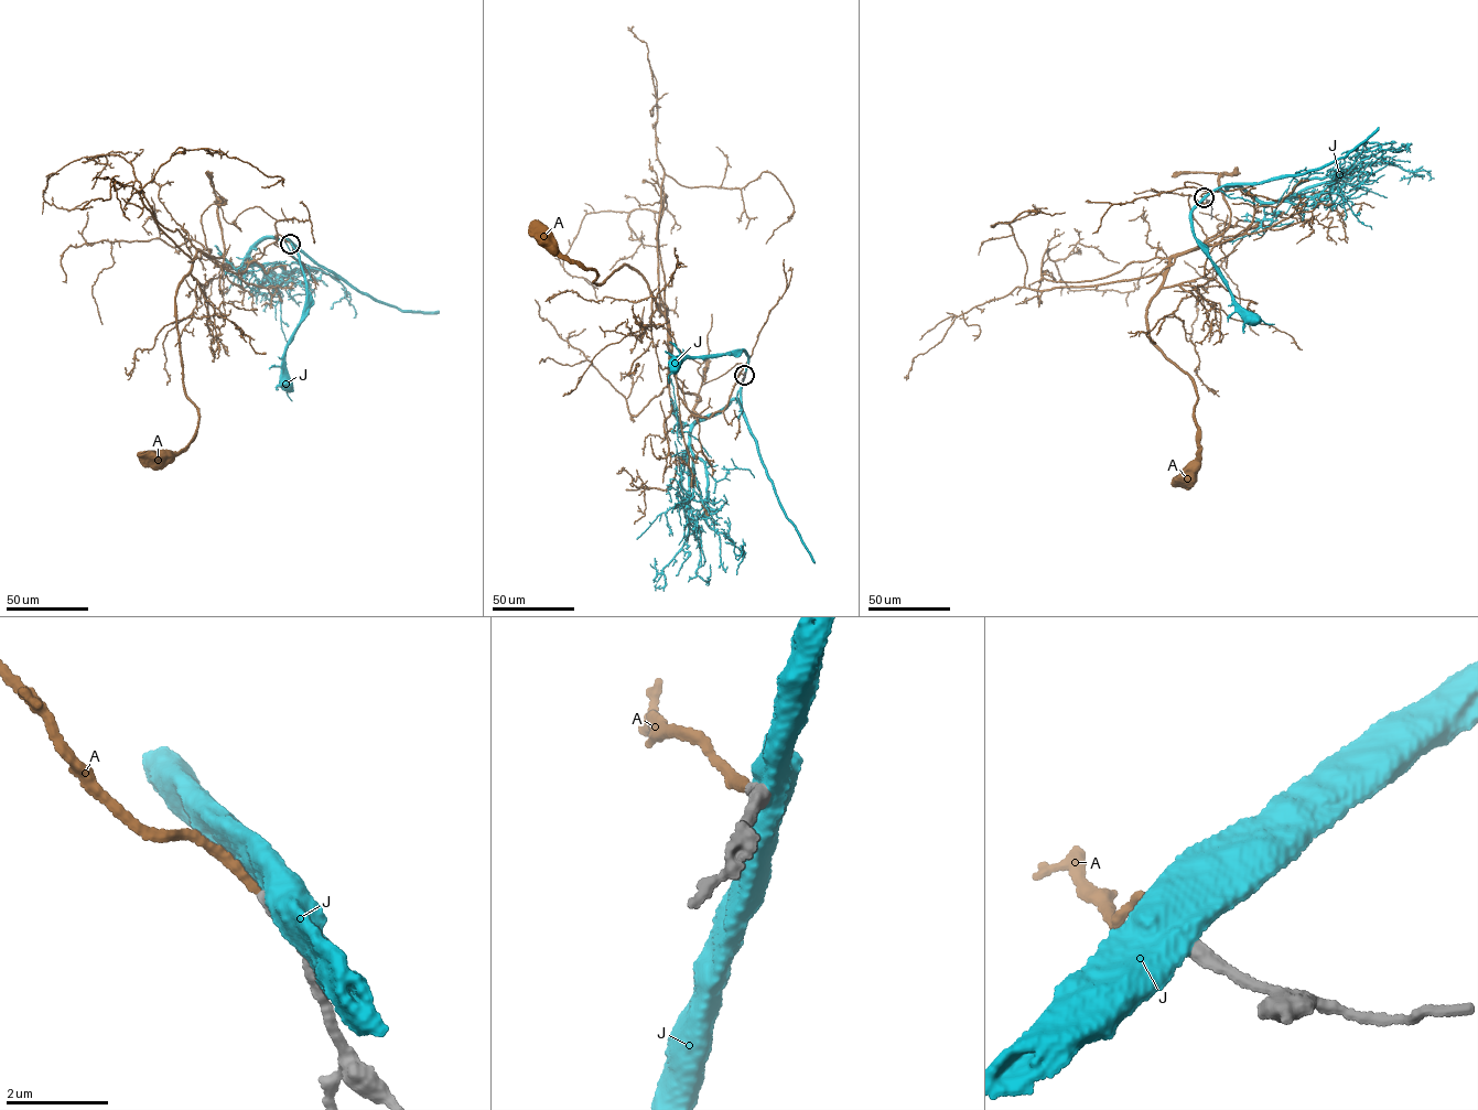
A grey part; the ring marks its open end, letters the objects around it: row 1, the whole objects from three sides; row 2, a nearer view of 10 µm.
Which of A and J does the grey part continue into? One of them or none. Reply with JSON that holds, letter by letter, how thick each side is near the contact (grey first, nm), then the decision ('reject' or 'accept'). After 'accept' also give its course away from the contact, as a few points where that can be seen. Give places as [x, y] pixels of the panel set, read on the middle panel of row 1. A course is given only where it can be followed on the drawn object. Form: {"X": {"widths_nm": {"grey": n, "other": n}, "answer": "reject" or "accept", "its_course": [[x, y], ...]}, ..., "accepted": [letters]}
{"A": {"widths_nm": {"grey": 170, "other": 170}, "answer": "accept", "its_course": [[744, 375], [722, 410], [696, 416], [643, 276], [625, 263], [596, 283], [556, 246]]}, "J": {"widths_nm": {"grey": 300, "other": 650}, "answer": "reject"}, "accepted": ["A"]}

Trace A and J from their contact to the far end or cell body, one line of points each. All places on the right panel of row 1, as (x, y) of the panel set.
A: (1204, 197), (1240, 189), (1255, 208), (1243, 234), (1174, 255), (1147, 310), (1150, 340), (1197, 398), (1191, 466)
J: (1205, 197), (1193, 208), (1194, 234), (1236, 304), (1252, 320)

